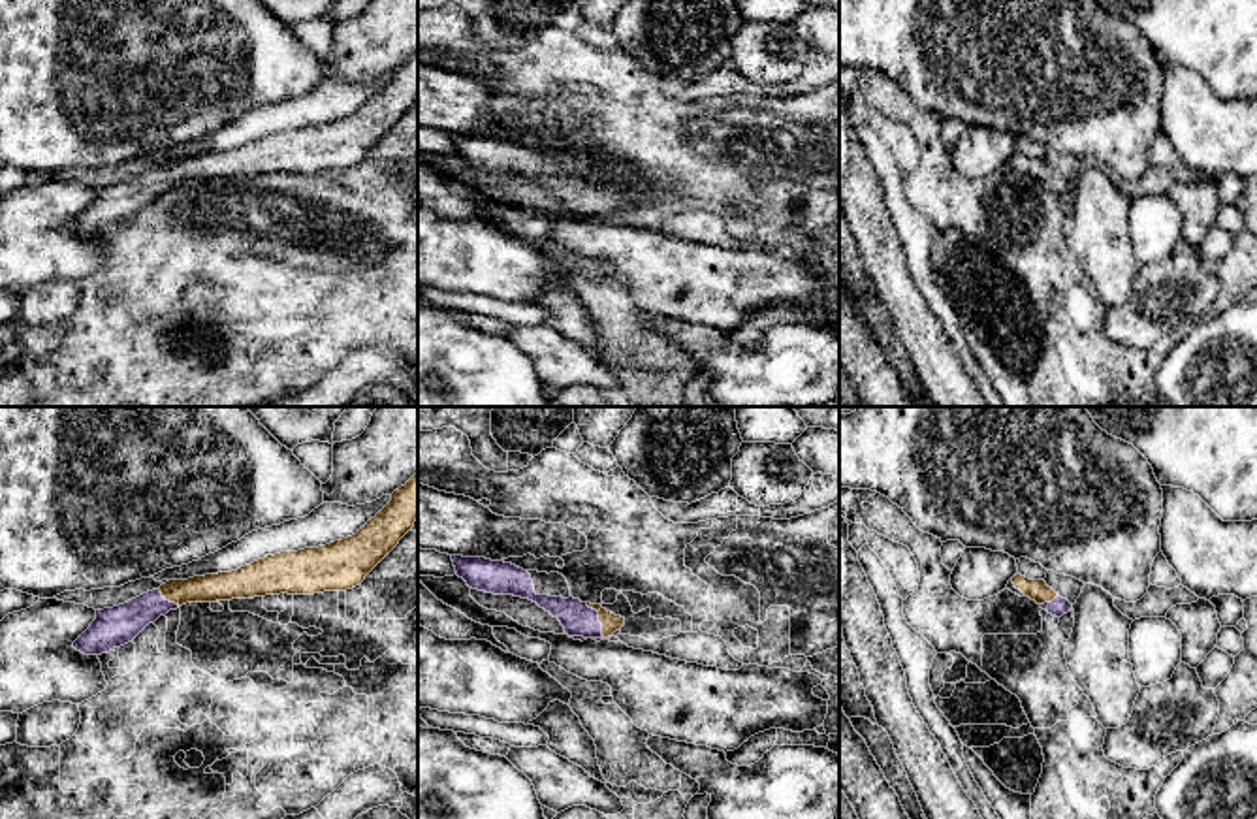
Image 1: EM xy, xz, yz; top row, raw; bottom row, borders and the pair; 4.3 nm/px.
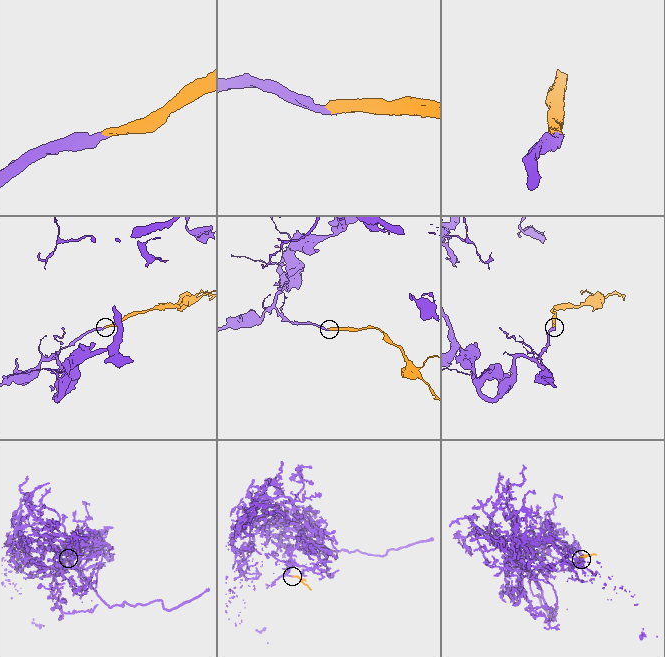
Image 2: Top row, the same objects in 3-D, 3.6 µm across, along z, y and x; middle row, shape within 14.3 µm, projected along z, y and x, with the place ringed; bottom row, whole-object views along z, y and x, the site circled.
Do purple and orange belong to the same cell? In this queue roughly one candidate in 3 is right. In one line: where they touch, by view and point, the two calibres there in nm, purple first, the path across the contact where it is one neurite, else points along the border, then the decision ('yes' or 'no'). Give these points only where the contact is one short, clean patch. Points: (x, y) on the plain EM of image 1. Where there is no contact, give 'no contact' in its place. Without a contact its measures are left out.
meets purple in xz at (601, 206); 140 nm thick on the purple side, 80 nm on the other; runs through xz (578, 198), (591, 198), (601, 206), (610, 200); yes

